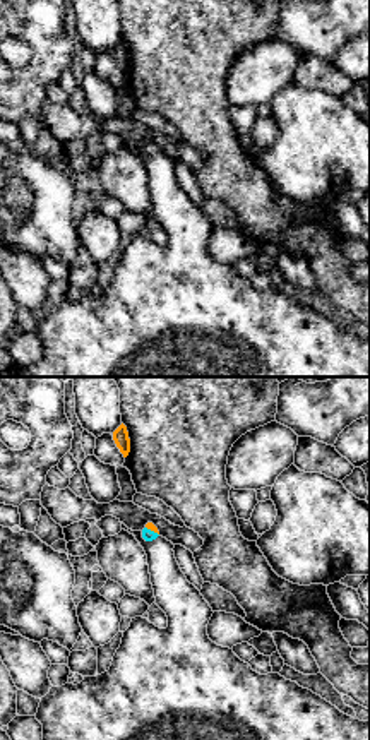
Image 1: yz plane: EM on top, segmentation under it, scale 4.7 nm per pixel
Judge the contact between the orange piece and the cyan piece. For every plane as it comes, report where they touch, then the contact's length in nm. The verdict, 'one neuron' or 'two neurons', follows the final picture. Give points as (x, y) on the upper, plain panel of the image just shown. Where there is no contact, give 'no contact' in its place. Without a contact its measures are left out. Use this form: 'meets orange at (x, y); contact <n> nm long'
meets orange at (153, 146); contact 80 nm long

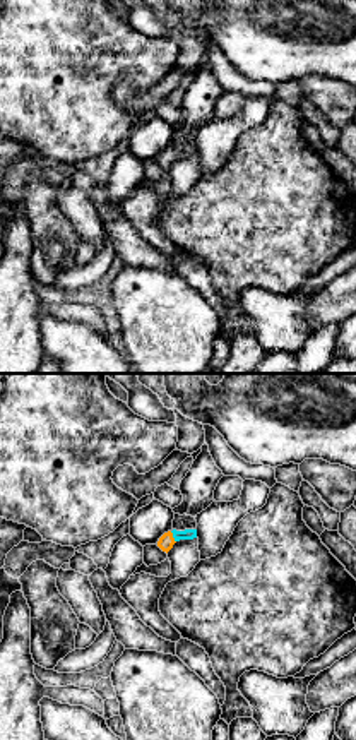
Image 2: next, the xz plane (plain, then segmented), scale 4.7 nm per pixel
meets orange at (172, 153); contact 60 nm long

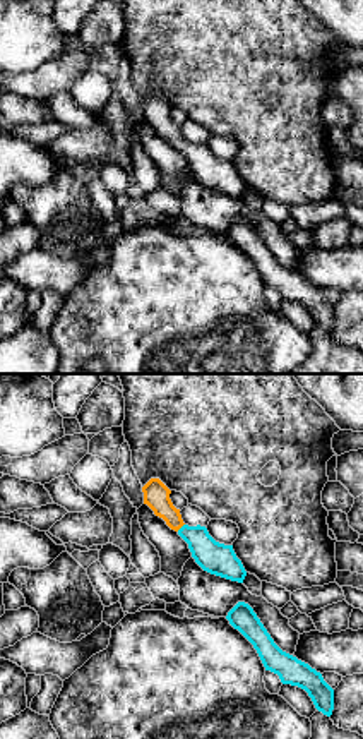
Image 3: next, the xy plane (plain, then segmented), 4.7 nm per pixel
meets orange at (180, 143); contact 50 nm long

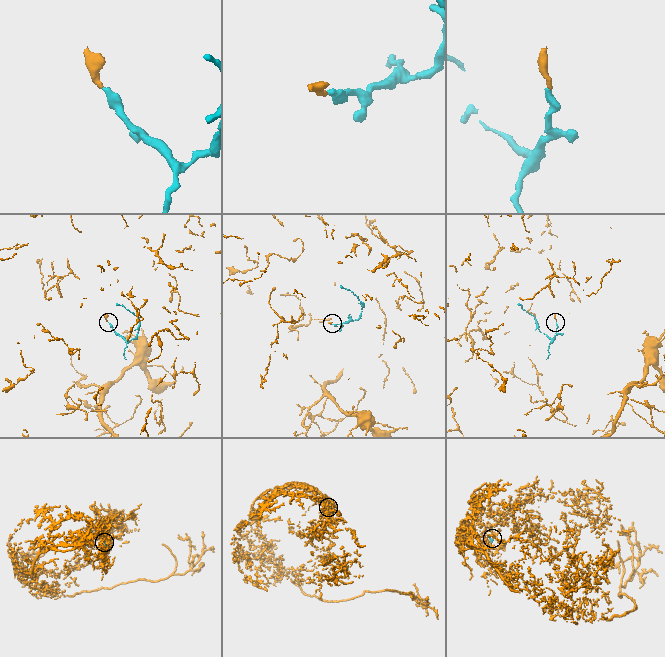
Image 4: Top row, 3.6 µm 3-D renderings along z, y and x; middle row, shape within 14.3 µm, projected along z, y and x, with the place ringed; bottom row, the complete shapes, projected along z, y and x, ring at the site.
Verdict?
one neuron

